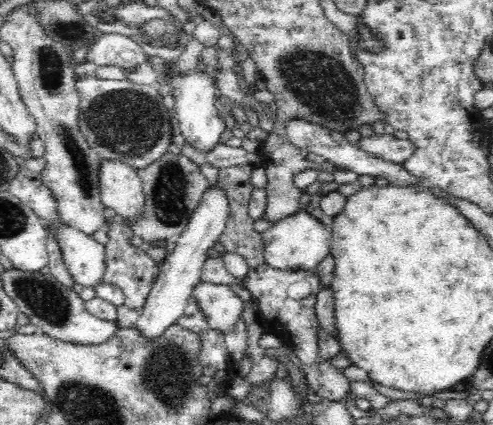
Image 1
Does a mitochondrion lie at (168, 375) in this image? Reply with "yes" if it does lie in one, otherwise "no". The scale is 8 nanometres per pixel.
yes

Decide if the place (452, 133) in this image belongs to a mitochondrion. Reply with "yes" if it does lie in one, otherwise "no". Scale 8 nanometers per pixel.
no

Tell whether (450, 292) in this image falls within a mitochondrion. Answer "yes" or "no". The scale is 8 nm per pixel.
no

